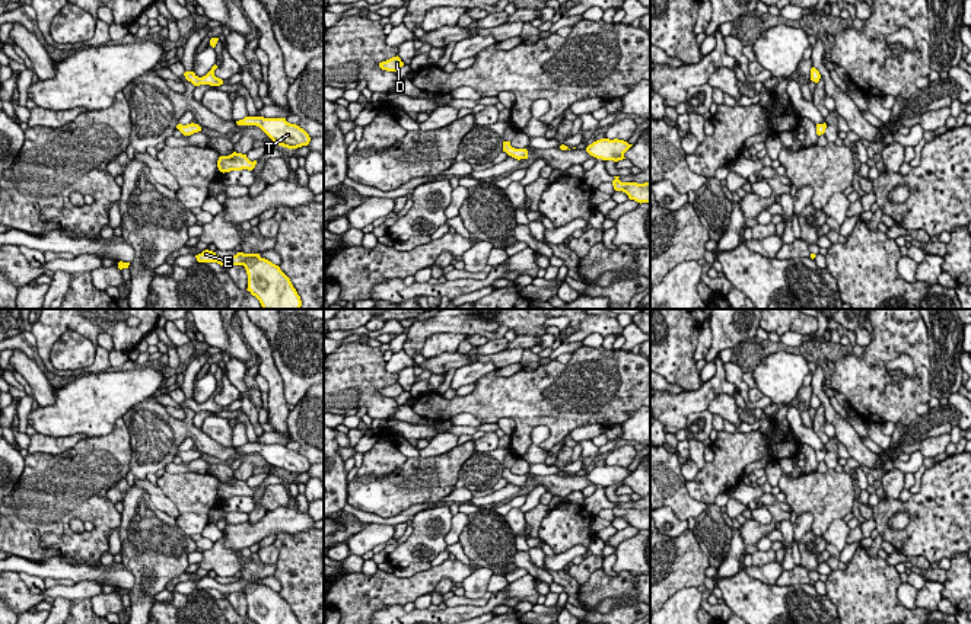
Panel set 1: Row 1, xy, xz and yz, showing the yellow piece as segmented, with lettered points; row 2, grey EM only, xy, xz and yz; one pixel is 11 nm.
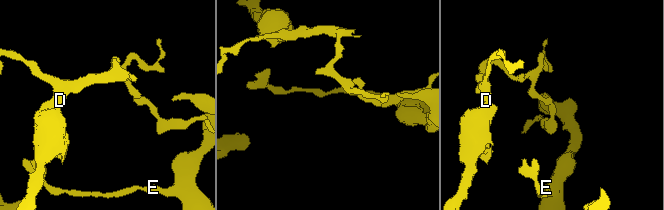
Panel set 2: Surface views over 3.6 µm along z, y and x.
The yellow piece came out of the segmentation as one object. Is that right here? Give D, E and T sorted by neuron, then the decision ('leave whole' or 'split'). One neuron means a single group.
groups D / E T; split

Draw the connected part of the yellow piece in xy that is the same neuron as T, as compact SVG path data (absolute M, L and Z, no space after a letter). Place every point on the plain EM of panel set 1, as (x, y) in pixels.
M245 443L236 448L238 452L257 452L274 469L287 475L297 475L308 472L311 468L309 461L296 451L290 451L286 445L264 445L264 443Z

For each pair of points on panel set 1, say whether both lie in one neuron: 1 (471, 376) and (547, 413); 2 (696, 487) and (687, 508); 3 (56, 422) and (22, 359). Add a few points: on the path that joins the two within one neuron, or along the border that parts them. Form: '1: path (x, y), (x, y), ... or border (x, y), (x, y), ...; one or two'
1: border (494, 369), (484, 373), (476, 382); two
2: border (684, 483), (694, 499), (707, 505); two
3: border (57, 390), (56, 400), (51, 404), (38, 406); two

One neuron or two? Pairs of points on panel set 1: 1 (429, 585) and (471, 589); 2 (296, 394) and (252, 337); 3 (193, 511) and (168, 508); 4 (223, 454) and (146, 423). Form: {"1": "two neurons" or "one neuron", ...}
{"1": "two neurons", "2": "two neurons", "3": "two neurons", "4": "one neuron"}

